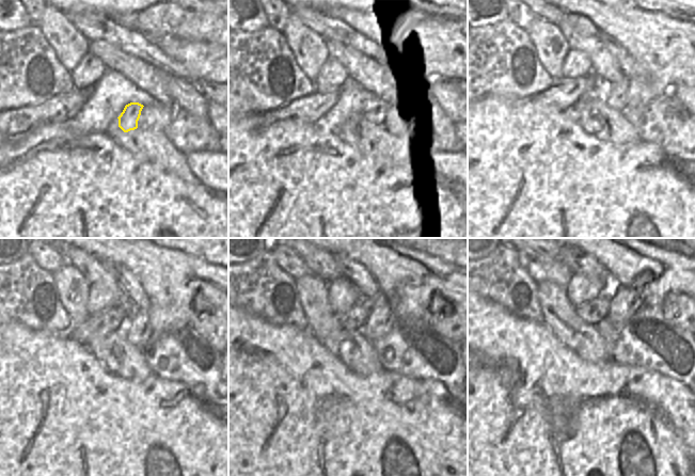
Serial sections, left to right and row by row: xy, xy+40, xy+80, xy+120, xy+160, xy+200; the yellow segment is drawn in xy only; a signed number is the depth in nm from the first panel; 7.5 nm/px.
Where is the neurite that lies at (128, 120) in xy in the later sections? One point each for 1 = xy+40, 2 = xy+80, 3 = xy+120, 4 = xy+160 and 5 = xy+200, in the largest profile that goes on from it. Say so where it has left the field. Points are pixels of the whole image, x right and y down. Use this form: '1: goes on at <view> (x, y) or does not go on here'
1: goes on at xy+40 (375, 106)
2: goes on at xy+80 (615, 95)
3: goes on at xy+120 (138, 328)
4: goes on at xy+160 (380, 319)
5: goes on at xy+200 (624, 301)

